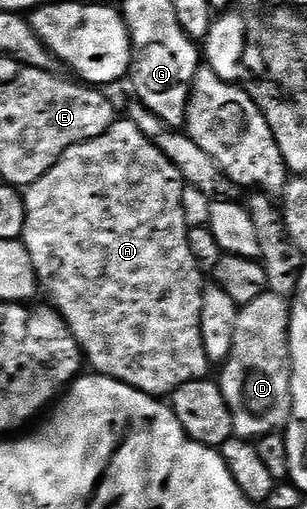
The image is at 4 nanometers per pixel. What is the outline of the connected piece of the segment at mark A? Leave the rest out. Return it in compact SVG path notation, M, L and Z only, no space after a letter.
M116 120L100 136L96 136L87 142L76 144L60 156L60 160L48 173L40 176L30 186L25 187L26 215L24 216L24 232L21 241L28 248L28 256L32 256L32 264L38 273L38 281L41 289L50 293L49 301L62 315L63 320L70 326L71 332L78 341L85 361L91 371L108 376L112 380L120 380L132 388L136 388L145 394L155 396L169 396L173 394L180 384L190 384L192 380L200 380L207 377L212 370L212 363L204 352L204 340L202 339L202 324L204 321L204 294L202 298L202 279L204 273L198 267L197 258L189 247L190 227L186 225L184 216L184 204L182 203L182 189L184 183L180 172L156 148L136 124L128 120Z

